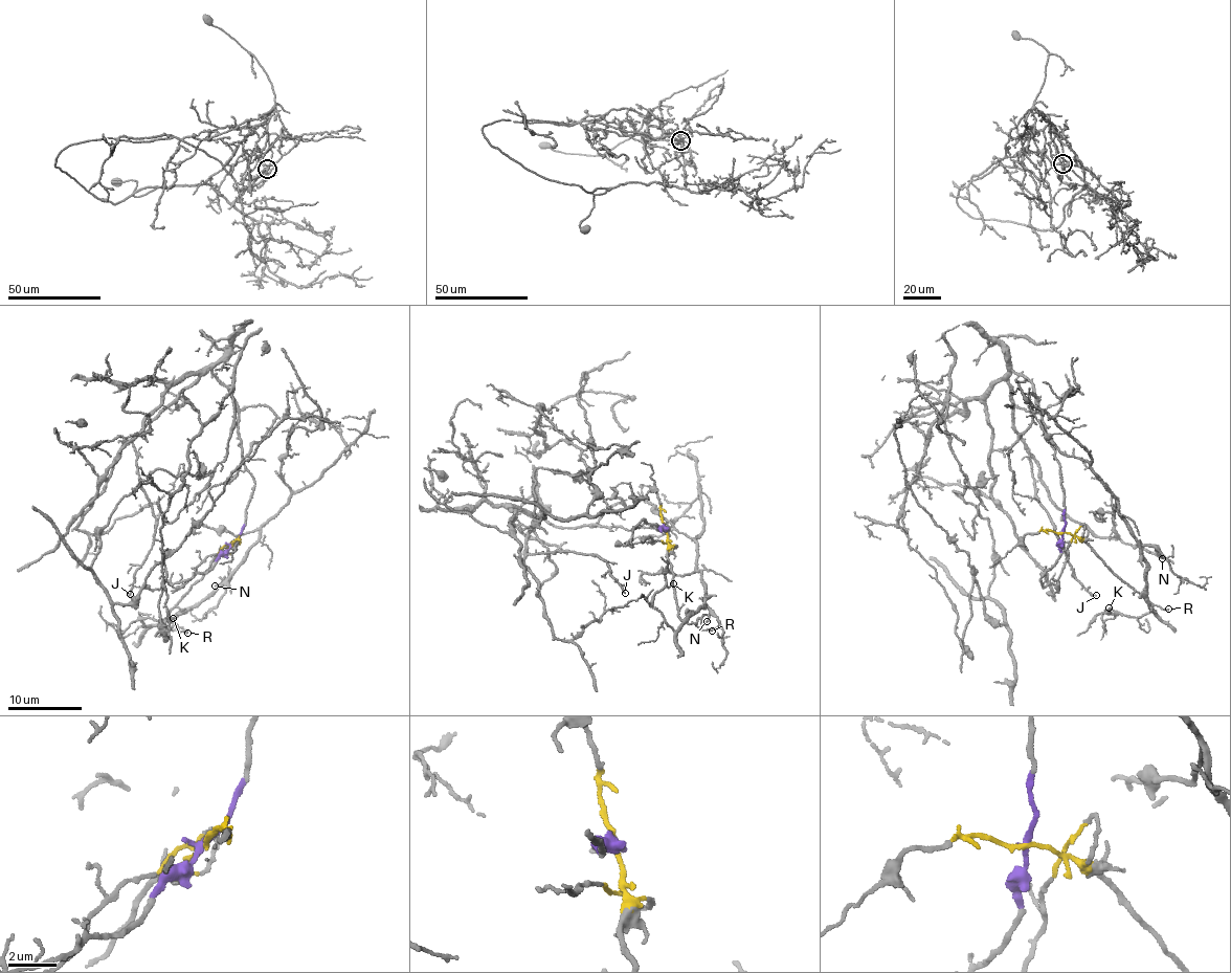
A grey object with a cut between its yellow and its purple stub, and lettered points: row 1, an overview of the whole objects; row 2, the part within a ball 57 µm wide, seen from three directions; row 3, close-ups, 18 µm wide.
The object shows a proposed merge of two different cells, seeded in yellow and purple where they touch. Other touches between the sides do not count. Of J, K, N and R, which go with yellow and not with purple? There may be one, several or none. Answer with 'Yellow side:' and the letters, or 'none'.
Yellow side: K, N, R

